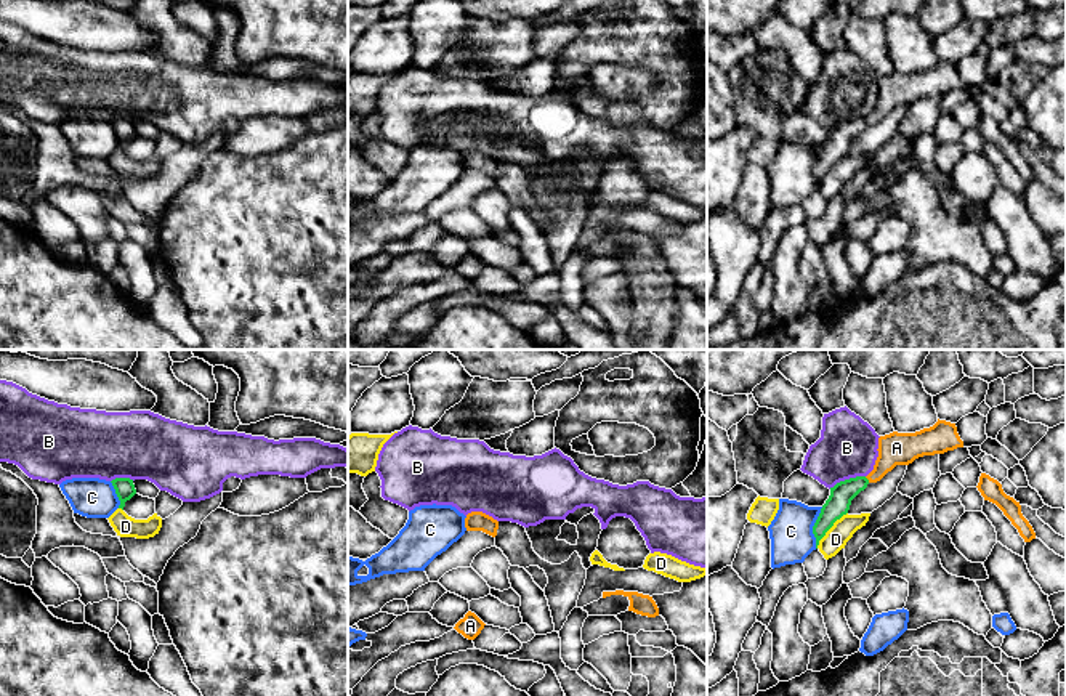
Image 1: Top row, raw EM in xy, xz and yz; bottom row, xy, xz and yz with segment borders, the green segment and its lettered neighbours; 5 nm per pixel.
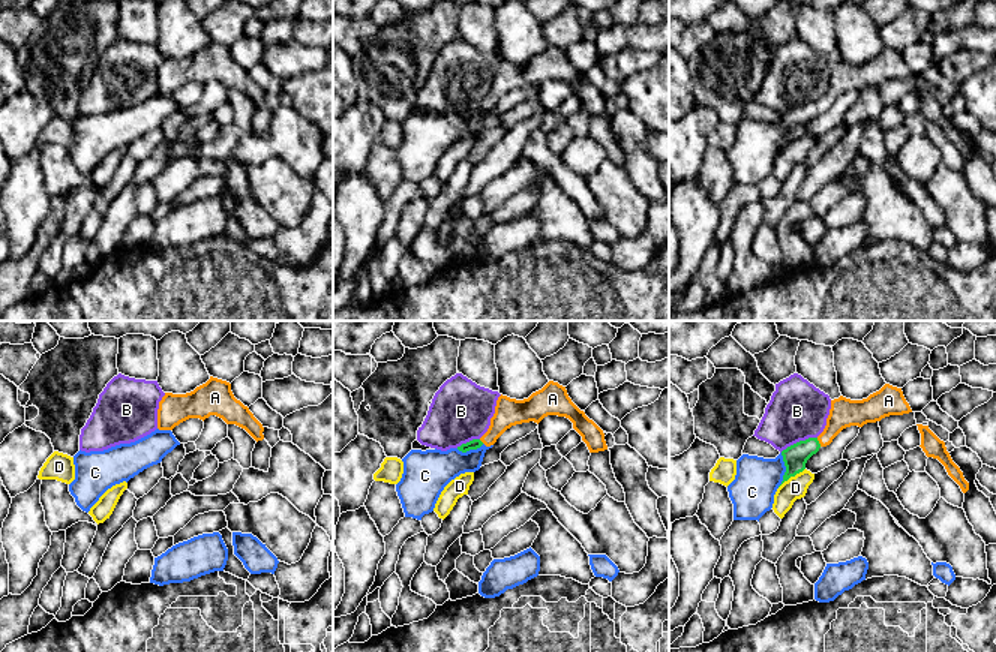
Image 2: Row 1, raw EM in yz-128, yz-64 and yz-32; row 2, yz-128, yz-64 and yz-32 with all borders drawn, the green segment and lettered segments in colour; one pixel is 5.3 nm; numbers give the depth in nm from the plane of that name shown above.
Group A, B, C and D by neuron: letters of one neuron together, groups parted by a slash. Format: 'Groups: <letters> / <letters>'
Groups: A / B / C / D

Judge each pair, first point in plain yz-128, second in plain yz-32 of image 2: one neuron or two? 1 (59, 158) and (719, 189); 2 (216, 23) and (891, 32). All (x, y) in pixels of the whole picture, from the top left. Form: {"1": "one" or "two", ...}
{"1": "one", "2": "one"}

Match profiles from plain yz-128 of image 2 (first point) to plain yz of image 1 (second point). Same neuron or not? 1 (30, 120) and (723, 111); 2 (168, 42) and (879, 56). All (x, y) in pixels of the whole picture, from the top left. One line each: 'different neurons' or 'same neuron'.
1: different neurons
2: different neurons

